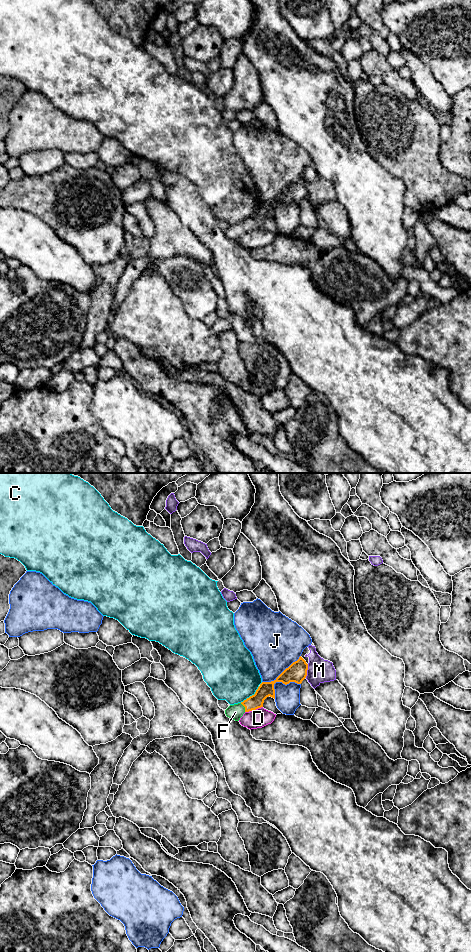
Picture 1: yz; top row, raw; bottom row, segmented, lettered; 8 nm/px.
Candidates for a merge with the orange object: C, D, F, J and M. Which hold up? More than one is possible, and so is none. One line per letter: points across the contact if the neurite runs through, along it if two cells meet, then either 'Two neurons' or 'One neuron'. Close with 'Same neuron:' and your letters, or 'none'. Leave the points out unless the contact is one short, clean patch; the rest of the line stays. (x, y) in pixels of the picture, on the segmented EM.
C: Two neurons
D: Boundary: yz (262, 706), (245, 712). Two neurons
F: Path across: yz (266, 689), (252, 703), (244, 706), (235, 712). One neuron
J: Two neurons
M: Two neurons
Same neuron: F

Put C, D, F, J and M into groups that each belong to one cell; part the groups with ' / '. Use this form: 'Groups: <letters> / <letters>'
Groups: C / D / F / J / M

